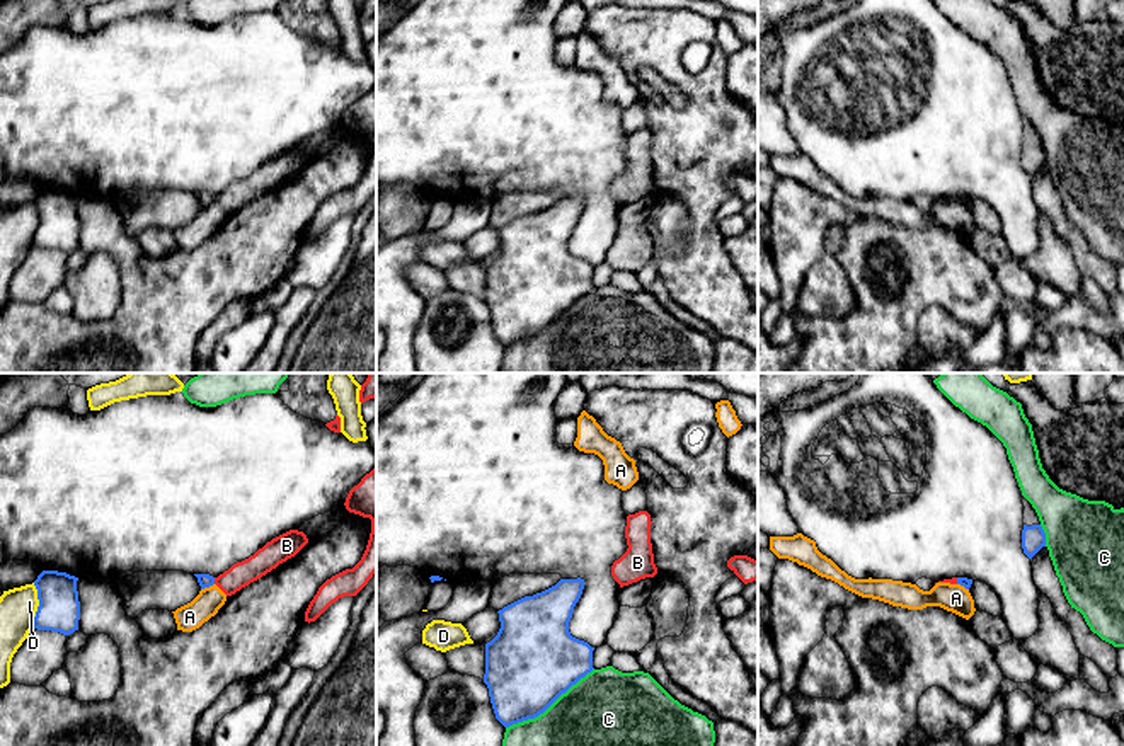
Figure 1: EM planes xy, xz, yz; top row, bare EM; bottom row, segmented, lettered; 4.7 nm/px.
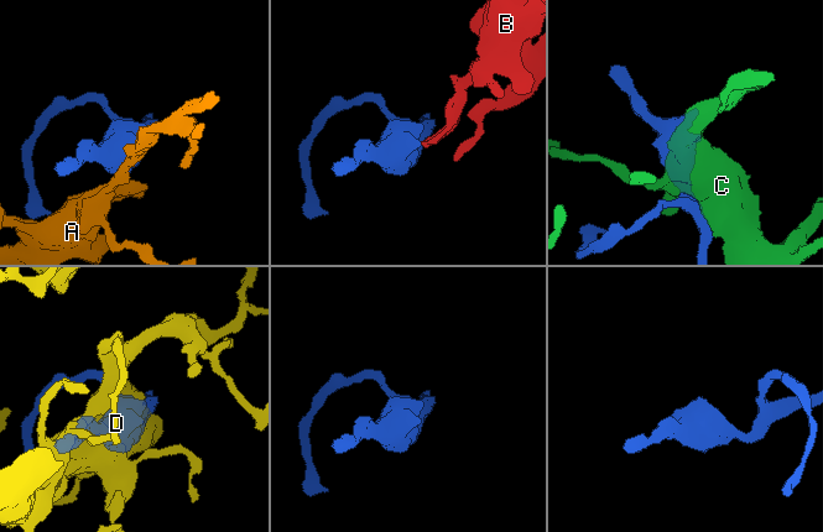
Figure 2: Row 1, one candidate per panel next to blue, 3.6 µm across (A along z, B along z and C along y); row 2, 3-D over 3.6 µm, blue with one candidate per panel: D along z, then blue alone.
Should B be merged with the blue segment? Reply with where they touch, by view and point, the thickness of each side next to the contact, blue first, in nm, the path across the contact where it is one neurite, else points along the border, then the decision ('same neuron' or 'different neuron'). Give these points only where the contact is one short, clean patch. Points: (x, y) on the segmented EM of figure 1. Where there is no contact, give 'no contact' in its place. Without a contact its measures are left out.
xy (213, 581) | 60/120 nm | along xy (213, 578), (215, 583) | different neuron

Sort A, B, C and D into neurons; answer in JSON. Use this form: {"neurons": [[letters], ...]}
{"neurons": [["A"], ["B"], ["C"], ["D"]]}

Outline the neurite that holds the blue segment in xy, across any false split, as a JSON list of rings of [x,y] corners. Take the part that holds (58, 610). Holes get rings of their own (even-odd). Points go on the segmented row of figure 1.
[[[43,571],[34,586],[39,606],[32,628],[70,635],[78,630],[80,601],[77,591],[78,577],[58,571]]]

